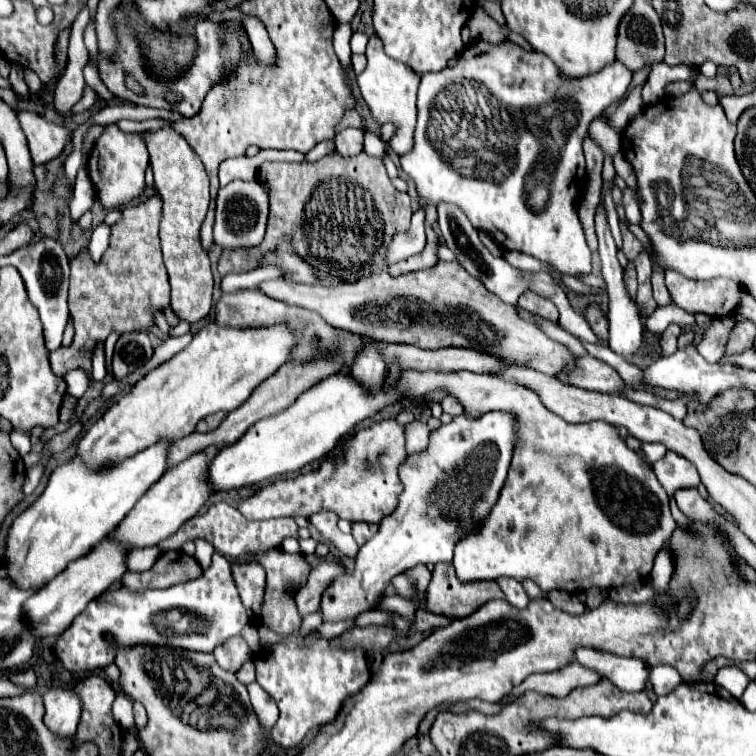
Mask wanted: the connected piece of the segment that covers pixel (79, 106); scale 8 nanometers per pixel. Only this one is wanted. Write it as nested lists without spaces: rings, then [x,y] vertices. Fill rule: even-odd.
[[[86,85],[82,99],[80,99],[70,111],[72,111],[72,113],[84,113],[84,111],[88,111],[94,103],[96,103],[96,93],[94,93],[94,89],[92,89],[90,85]]]

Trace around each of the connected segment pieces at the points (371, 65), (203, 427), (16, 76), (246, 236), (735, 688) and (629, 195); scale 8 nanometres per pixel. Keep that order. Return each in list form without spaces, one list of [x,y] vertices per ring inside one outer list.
[[[372,35],[366,47],[366,59],[368,65],[366,69],[356,77],[356,83],[360,87],[360,93],[372,113],[372,117],[384,125],[384,123],[392,123],[396,125],[396,133],[390,139],[390,149],[394,153],[398,153],[400,157],[406,155],[412,147],[414,147],[414,127],[416,127],[416,91],[420,85],[420,77],[414,69],[410,69],[406,63],[402,61],[394,61],[384,53],[382,41]]]
[[[212,413],[212,415],[208,415],[208,417],[204,417],[204,419],[200,419],[200,423],[198,423],[198,431],[200,433],[206,433],[206,431],[212,431],[212,429],[216,429],[220,423],[222,423],[222,419],[224,419],[226,415],[224,413]]]
[[[12,65],[9,75],[9,81],[12,89],[19,97],[23,97],[29,92],[28,86],[24,80],[24,74],[21,72],[24,72],[24,68],[21,65]]]
[[[232,181],[226,187],[220,187],[216,197],[216,223],[214,223],[214,241],[220,247],[258,247],[264,239],[268,219],[268,201],[266,191],[258,181]]]
[[[726,665],[722,667],[718,673],[716,673],[716,679],[714,679],[720,687],[724,687],[726,691],[730,691],[736,699],[742,697],[744,689],[748,687],[748,683],[752,681],[742,669],[738,667],[732,667],[732,665]]]
[[[628,187],[623,190],[623,206],[627,219],[631,223],[639,225],[642,220],[641,212],[633,191]]]

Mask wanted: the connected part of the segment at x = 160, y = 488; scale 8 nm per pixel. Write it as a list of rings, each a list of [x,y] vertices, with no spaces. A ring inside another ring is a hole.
[[[208,447],[206,451],[202,451],[202,453],[192,455],[190,459],[186,459],[186,463],[180,463],[178,467],[166,471],[142,495],[142,499],[120,521],[120,525],[110,533],[110,539],[114,539],[118,545],[122,543],[122,547],[126,551],[134,551],[134,549],[142,549],[142,547],[154,547],[160,541],[164,541],[166,537],[174,535],[188,519],[192,519],[200,511],[200,507],[210,497],[210,491],[206,489],[206,485],[202,483],[200,477],[204,473],[208,461],[212,459],[212,455],[216,455],[216,449]]]

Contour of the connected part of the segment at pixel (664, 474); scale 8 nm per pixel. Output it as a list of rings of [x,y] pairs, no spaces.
[[[668,451],[660,461],[652,465],[660,485],[664,491],[672,497],[678,489],[688,489],[688,487],[698,487],[700,479],[696,473],[696,467],[682,459],[680,455]]]

